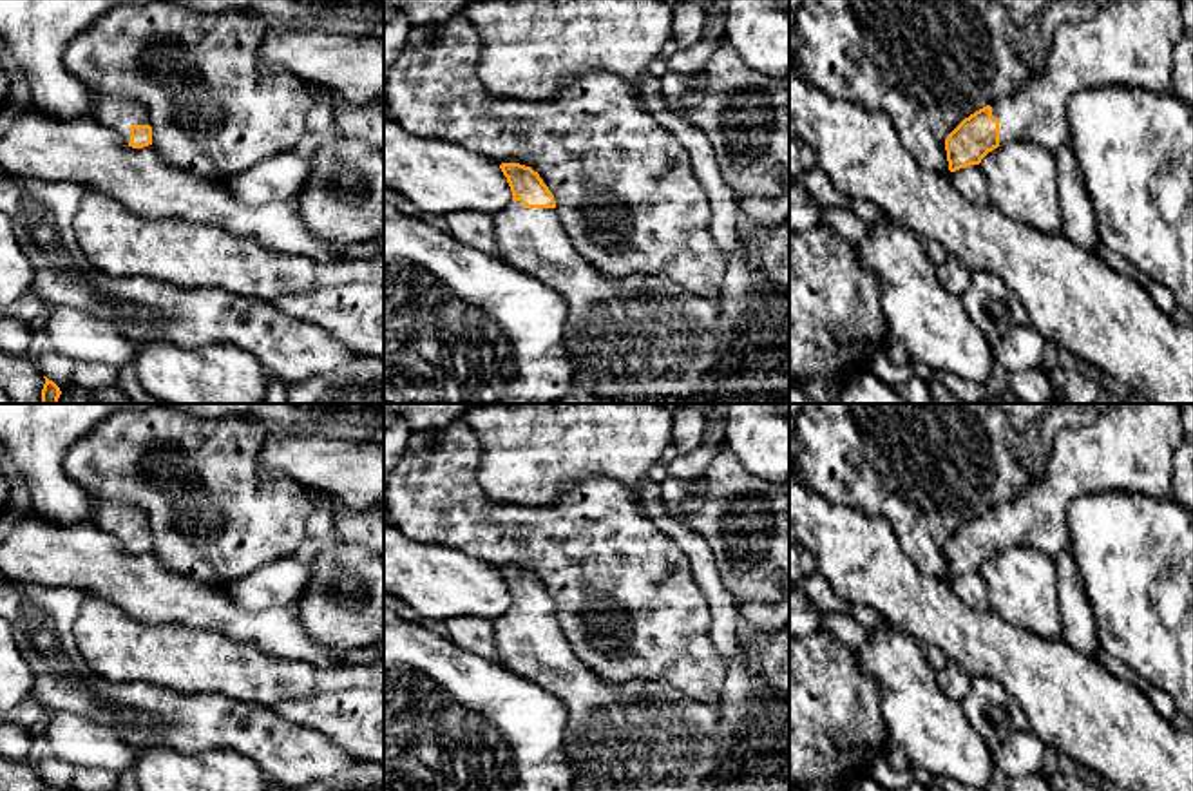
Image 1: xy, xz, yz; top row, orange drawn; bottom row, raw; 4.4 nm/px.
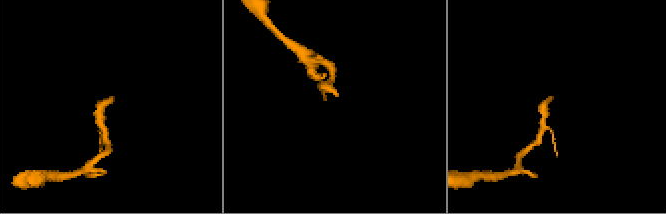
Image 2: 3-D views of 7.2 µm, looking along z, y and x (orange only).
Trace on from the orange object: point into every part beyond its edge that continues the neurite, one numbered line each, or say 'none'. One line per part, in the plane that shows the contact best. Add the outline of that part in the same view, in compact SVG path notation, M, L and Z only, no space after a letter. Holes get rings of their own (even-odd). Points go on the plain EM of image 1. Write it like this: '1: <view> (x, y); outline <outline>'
1: xz (641, 735); outline M512 606L492 626L500 662L559 697L568 710L565 753L574 773L574 791L699 791L711 777L722 755L715 739L722 720L717 702L693 702L661 681L605 682L574 655L556 614L527 614Z

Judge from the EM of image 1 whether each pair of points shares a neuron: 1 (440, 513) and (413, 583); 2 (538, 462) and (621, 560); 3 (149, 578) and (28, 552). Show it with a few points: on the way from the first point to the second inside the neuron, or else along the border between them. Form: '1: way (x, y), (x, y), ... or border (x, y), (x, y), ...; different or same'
1: border (402, 533), (415, 540), (458, 547), (469, 556); different
2: border (603, 475), (571, 482), (551, 504), (524, 505); different
3: way (118, 569), (105, 569), (82, 556), (58, 556); same

